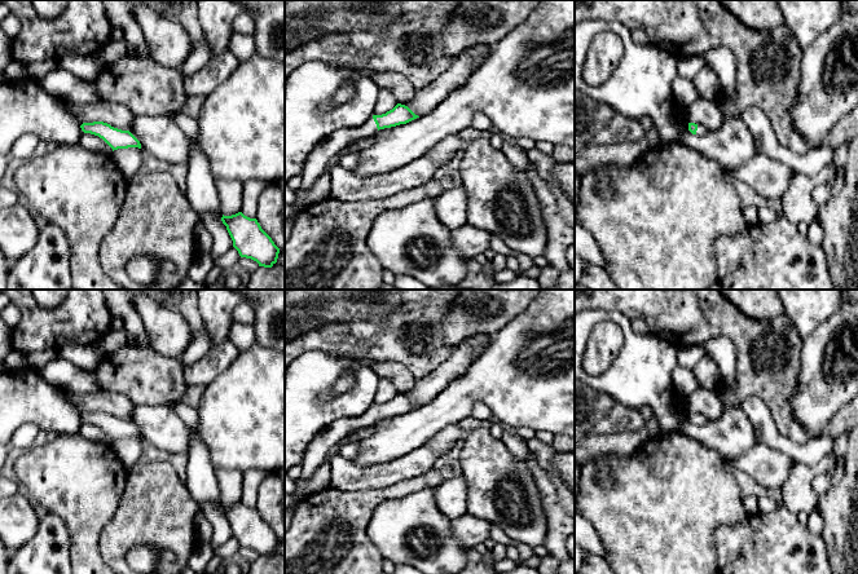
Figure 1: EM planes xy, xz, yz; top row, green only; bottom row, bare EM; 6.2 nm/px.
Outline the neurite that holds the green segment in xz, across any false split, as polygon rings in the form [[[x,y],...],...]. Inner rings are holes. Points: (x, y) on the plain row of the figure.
[[[397,393],[392,399],[371,409],[358,418],[339,419],[329,424],[309,445],[302,462],[302,478],[308,480],[326,460],[327,454],[338,446],[352,430],[373,425],[379,419],[406,414],[419,407],[408,396]]]

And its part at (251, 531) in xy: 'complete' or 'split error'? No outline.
complete

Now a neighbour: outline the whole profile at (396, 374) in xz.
[[[379,361],[369,363],[370,368],[380,377],[390,381],[397,393],[406,393],[415,384],[415,377],[401,363],[393,361]]]

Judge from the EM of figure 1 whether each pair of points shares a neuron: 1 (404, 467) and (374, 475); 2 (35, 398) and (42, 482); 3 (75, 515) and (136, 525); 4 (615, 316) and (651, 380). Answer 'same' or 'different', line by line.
1: same
2: different
3: different
4: same

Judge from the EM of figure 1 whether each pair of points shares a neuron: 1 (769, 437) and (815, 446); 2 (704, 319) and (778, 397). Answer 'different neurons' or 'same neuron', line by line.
1: same neuron
2: same neuron

